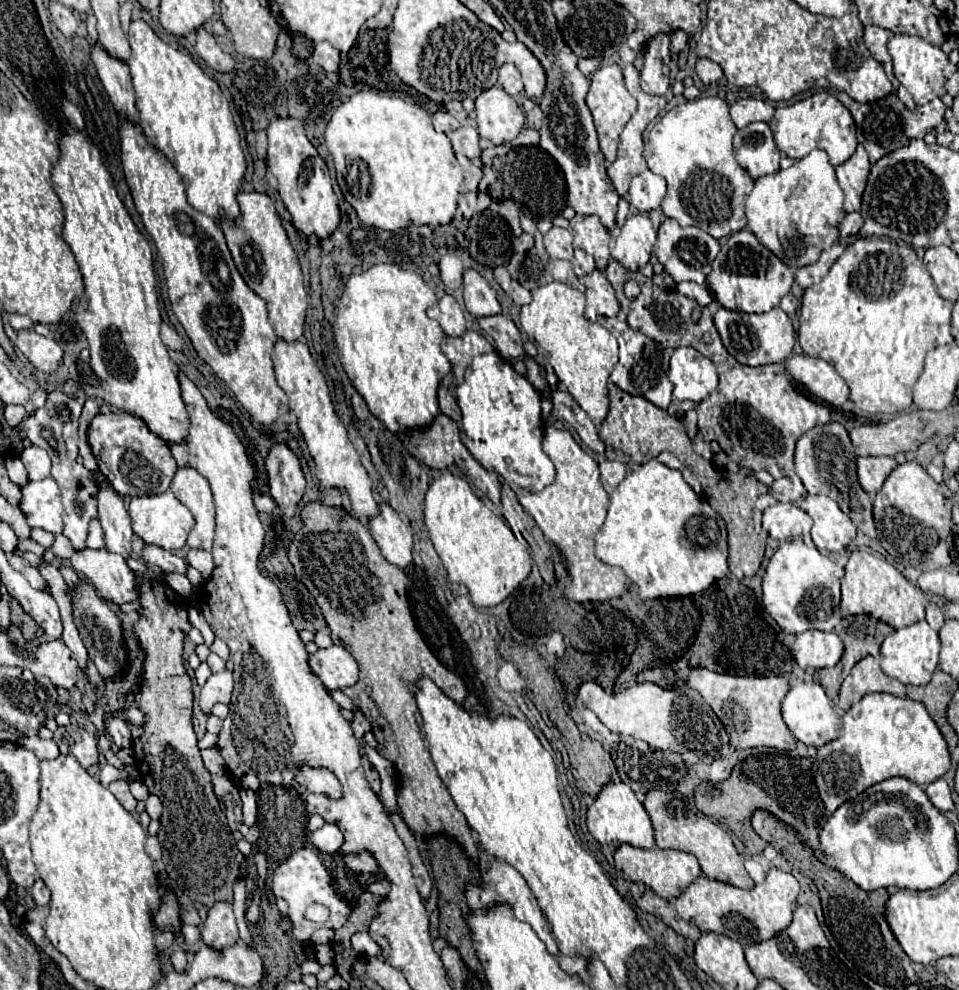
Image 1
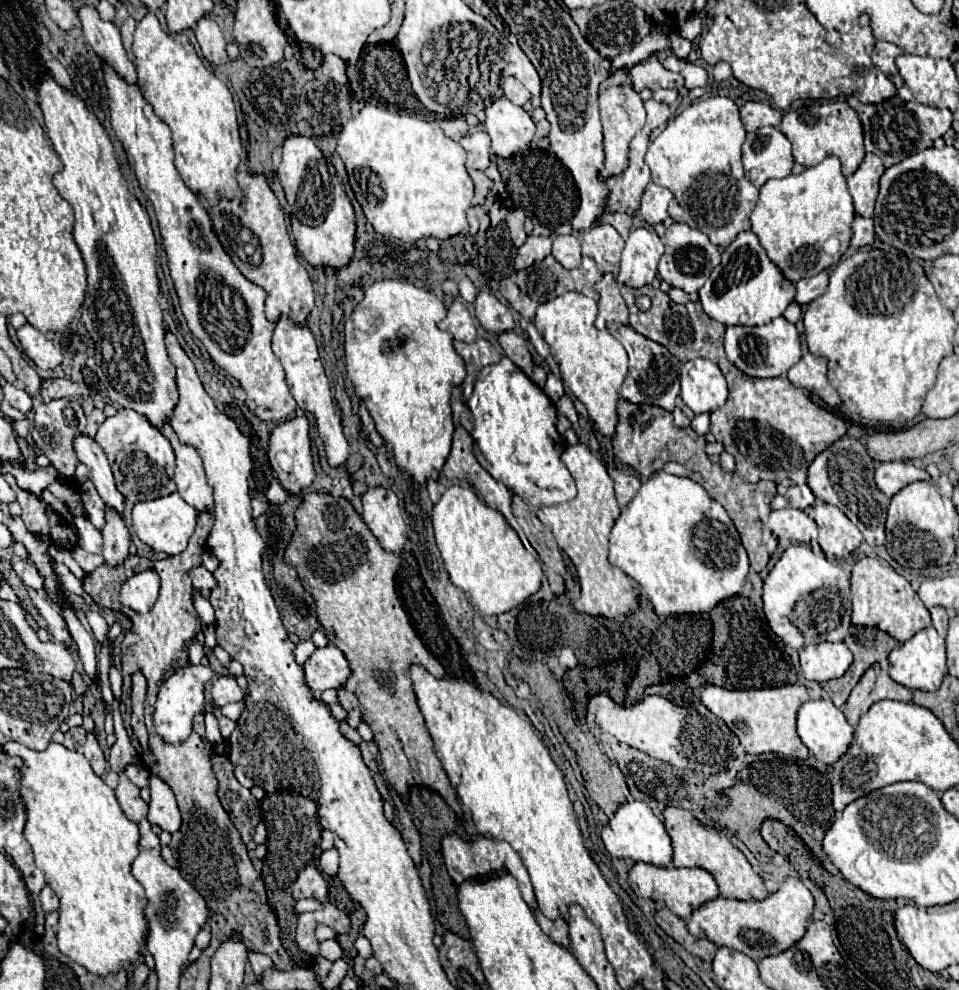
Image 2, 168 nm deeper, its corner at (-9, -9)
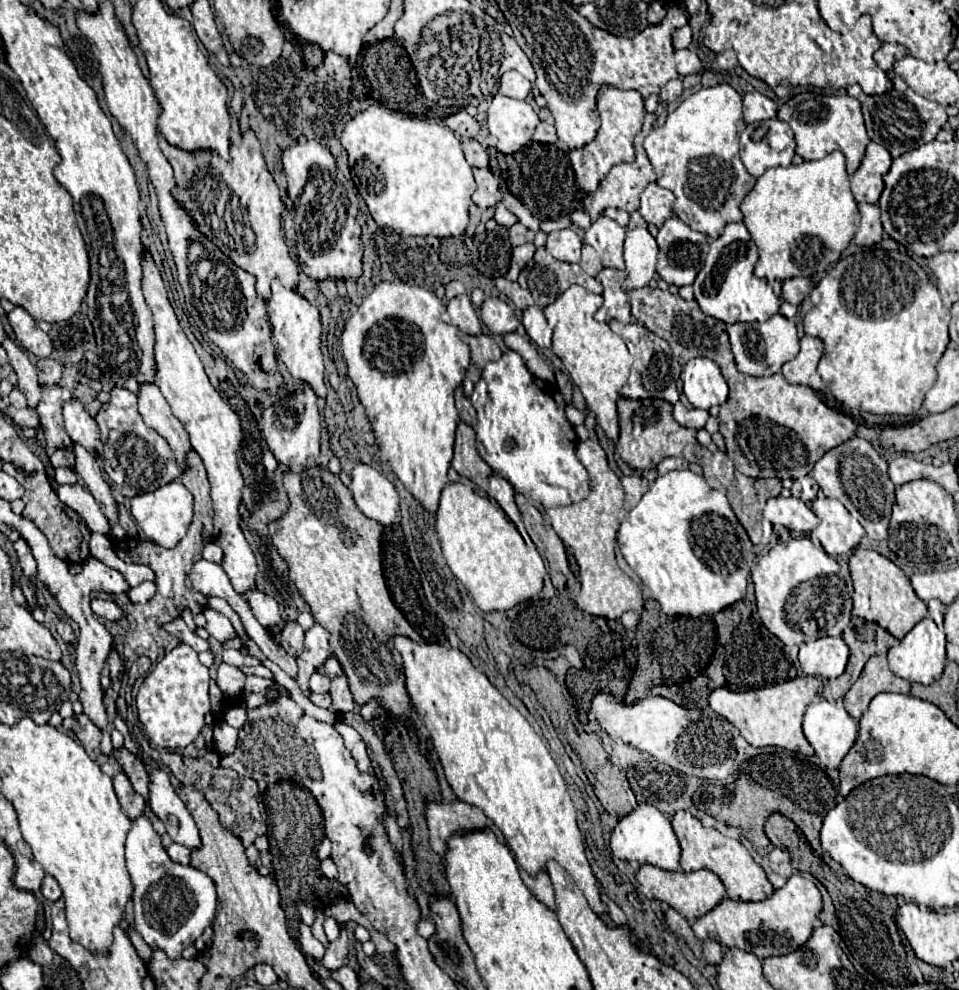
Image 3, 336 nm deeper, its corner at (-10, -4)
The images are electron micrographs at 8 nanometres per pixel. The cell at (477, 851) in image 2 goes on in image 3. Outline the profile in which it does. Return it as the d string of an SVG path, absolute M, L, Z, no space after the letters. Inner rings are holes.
M427 801L427 829L429 829L429 841L435 853L441 857L445 855L445 839L451 837L453 833L461 831L471 831L471 829L493 829L497 839L505 843L501 831L493 825L491 819L485 817L485 813L479 807L473 807L465 801Z

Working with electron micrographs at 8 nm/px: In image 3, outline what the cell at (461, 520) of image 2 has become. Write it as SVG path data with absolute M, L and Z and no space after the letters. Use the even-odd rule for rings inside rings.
M449 483L441 493L435 519L437 519L437 535L441 541L441 549L447 559L447 565L453 571L453 575L465 585L471 599L477 603L481 611L513 609L517 603L531 599L541 591L543 579L547 575L543 559L535 557L537 553L533 553L533 549L527 547L517 527L513 527L513 521L489 497L481 497L479 493L475 493L471 487L463 483Z

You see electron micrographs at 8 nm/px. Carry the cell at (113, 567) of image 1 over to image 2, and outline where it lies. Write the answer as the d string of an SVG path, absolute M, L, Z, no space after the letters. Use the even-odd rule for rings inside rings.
M106 508L106 526L102 530L102 538L104 538L104 552L102 552L104 562L110 566L124 564L130 548L130 532L124 520L110 508Z

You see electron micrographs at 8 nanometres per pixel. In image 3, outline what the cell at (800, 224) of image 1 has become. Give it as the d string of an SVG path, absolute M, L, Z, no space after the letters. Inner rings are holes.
M833 151L817 161L765 171L757 177L757 183L745 195L739 209L759 251L753 275L769 281L825 273L849 247L861 221L841 151Z

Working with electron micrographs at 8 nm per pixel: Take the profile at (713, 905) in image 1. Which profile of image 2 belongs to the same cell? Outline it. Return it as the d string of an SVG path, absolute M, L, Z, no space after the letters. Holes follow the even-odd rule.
M786 878L778 892L770 894L764 900L732 900L732 898L714 898L692 912L688 918L688 930L696 938L708 938L716 946L728 946L738 952L744 952L752 960L762 960L764 956L774 956L790 946L794 946L806 932L806 920L814 908L814 898L810 890L802 884L800 878Z

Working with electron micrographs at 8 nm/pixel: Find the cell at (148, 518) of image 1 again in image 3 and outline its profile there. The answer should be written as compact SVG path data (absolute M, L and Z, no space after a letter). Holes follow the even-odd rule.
M175 479L167 483L165 487L159 487L151 493L143 493L131 499L131 515L135 517L137 525L143 529L143 533L163 545L163 547L175 547L187 533L191 517L193 517L193 495L185 489L185 485Z

